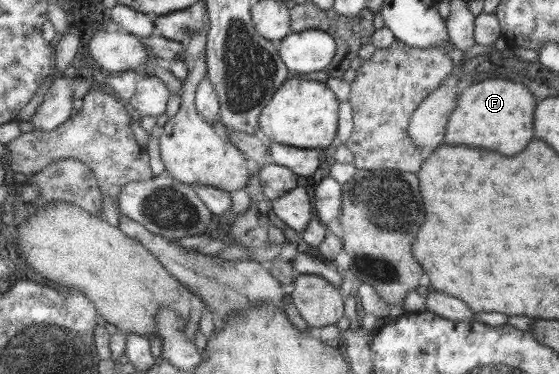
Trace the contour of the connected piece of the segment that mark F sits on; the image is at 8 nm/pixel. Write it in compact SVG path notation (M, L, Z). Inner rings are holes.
M490 78L468 87L458 97L458 109L450 113L450 125L446 125L446 145L468 145L494 149L498 153L516 155L532 139L532 111L534 97L520 83L506 79Z

